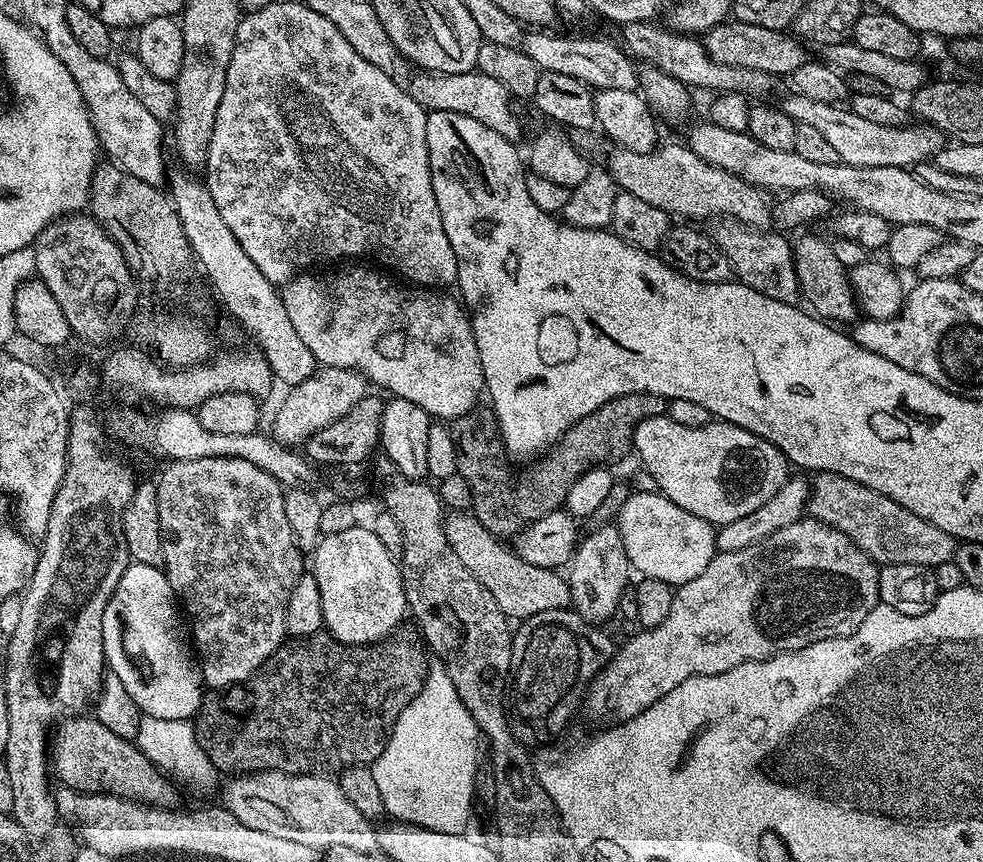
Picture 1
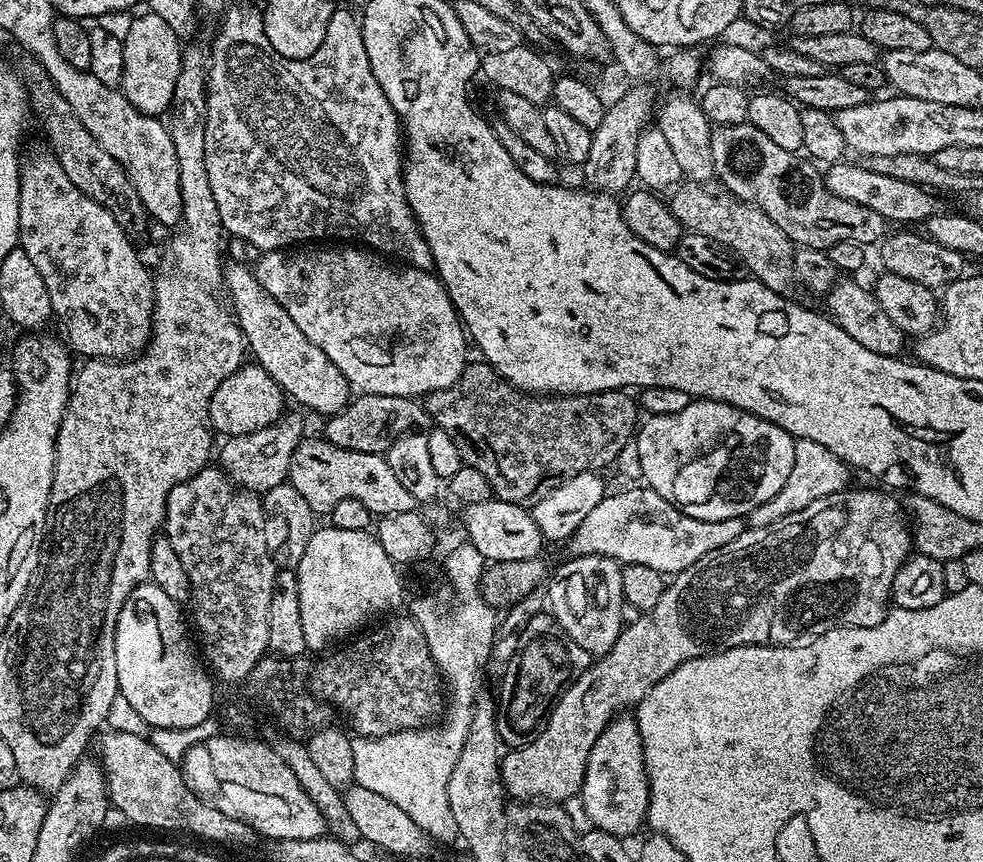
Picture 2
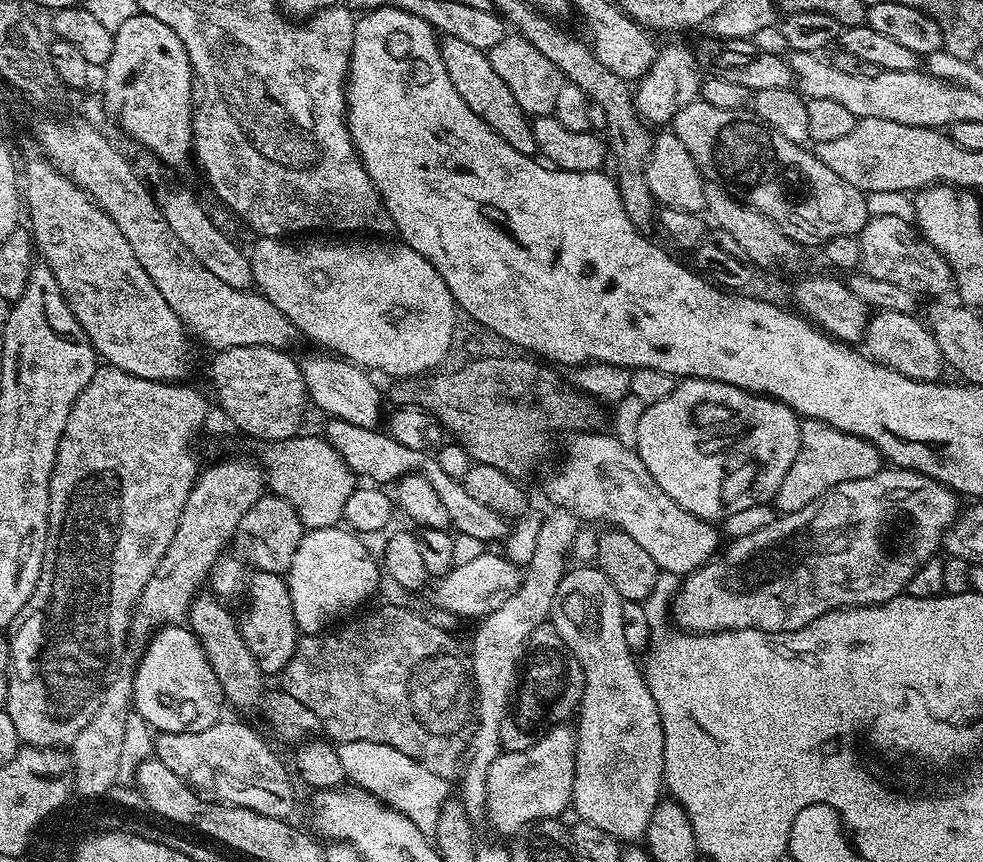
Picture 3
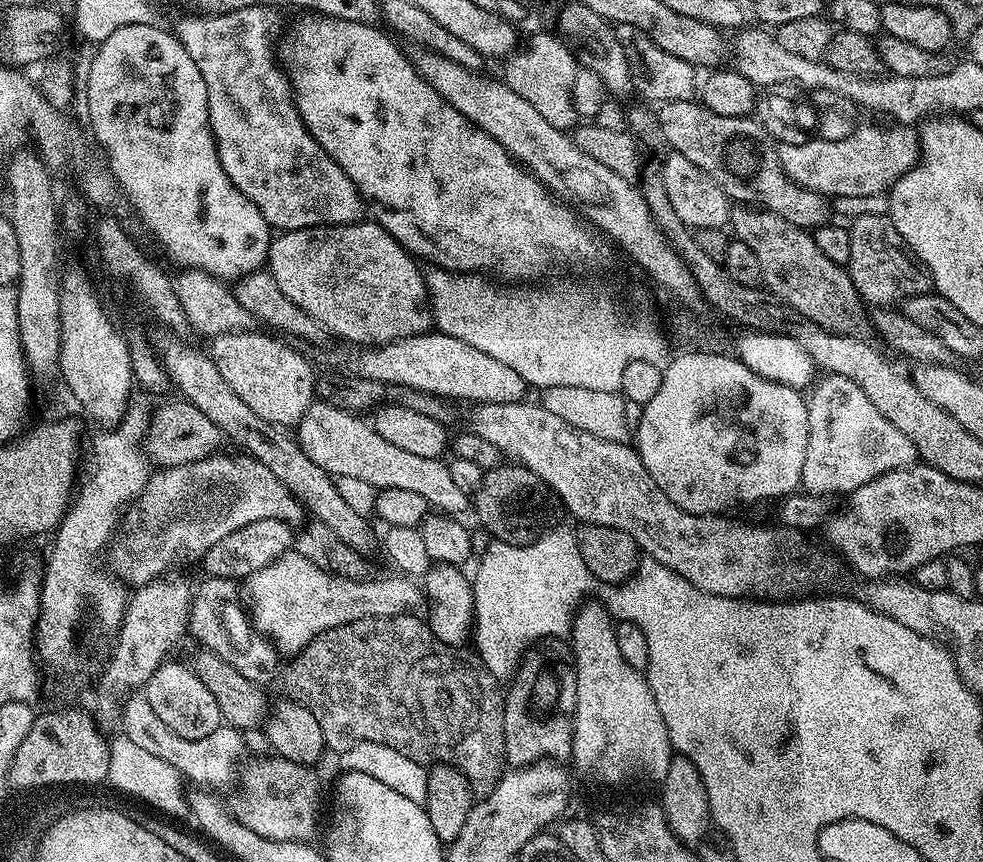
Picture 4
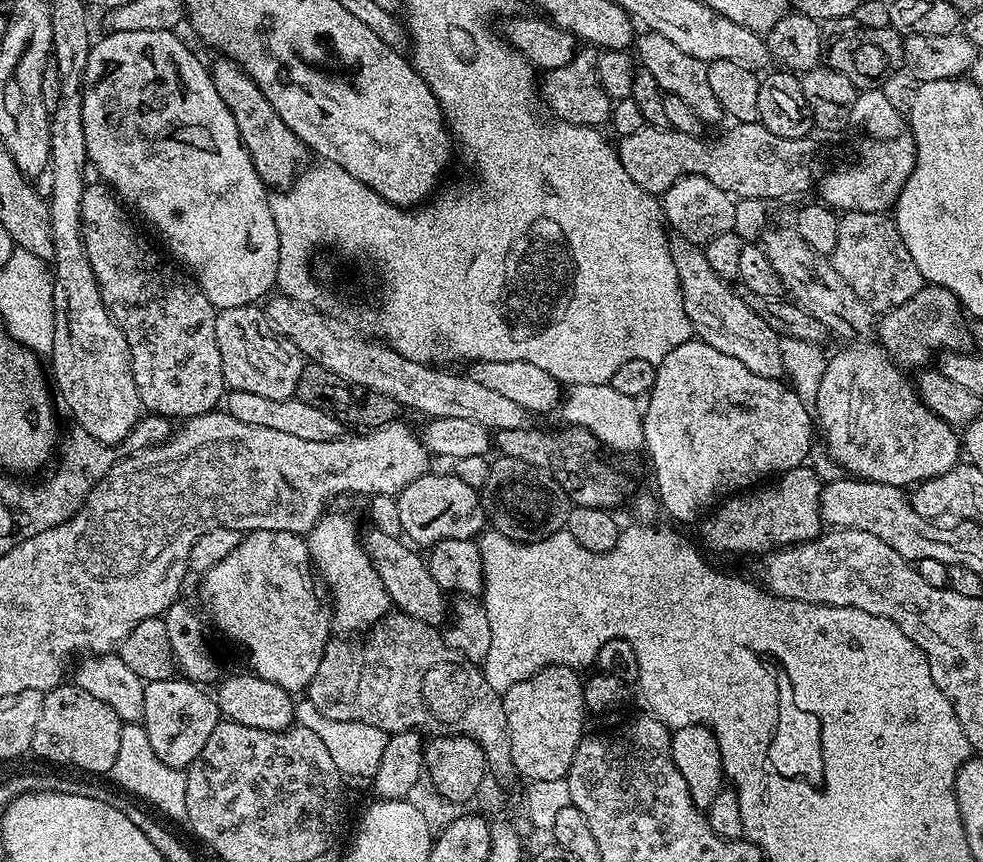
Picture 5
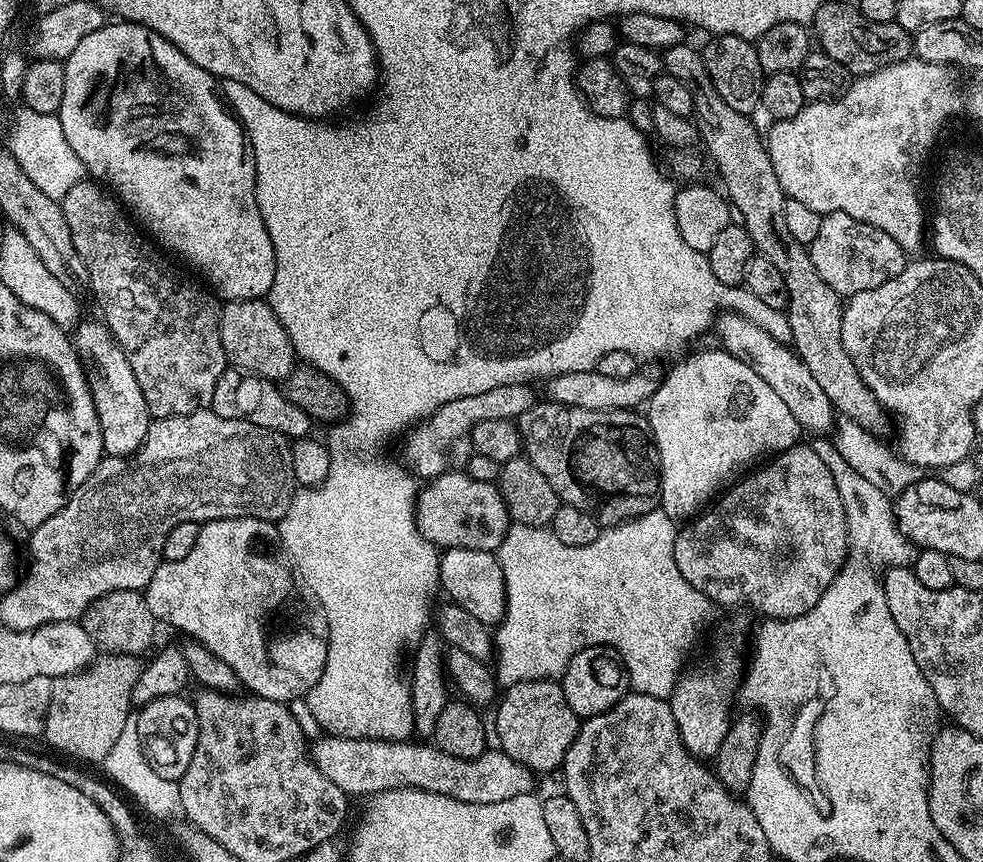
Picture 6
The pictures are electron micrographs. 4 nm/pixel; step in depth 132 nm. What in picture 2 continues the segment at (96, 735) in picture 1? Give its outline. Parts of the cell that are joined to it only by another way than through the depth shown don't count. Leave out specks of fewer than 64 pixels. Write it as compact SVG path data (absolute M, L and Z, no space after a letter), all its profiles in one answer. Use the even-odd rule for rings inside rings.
M108 730L99 740L98 763L104 769L108 783L108 799L111 807L115 811L117 808L130 823L145 824L148 828L165 828L168 832L176 832L181 828L192 836L201 836L216 844L251 842L254 829L238 818L222 814L222 810L206 803L194 790L190 790L181 765L166 758L166 754L161 754L158 746L154 746L147 735Z

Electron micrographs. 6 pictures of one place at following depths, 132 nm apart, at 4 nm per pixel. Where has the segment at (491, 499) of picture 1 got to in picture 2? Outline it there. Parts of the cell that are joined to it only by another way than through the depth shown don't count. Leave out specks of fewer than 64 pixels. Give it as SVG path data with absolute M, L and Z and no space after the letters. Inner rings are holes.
M487 362L469 363L458 382L446 390L430 392L423 397L422 407L433 420L435 427L446 430L458 446L465 465L478 474L486 474L495 499L511 504L527 505L562 485L576 474L599 473L602 468L612 468L622 451L622 446L634 438L638 428L638 404L627 391L613 390L581 396L550 396L525 394L509 380L503 380Z

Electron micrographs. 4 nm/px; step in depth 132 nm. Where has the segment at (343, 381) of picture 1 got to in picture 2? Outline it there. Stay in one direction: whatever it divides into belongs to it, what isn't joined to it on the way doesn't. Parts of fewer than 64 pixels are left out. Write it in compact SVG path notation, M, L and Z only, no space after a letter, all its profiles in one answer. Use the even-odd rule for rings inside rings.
M289 411L262 430L254 430L254 434L230 436L223 441L224 445L221 448L219 445L219 467L224 469L224 473L232 479L233 484L243 488L246 492L263 494L287 481L290 458L294 458L294 450L306 436L304 420L299 416L301 413L291 412Z

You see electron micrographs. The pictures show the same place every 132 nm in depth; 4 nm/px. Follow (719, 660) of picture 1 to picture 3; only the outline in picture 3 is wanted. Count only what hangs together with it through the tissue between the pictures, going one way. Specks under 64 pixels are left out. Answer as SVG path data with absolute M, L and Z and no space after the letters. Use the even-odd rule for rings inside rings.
M895 466L881 467L880 471L870 474L870 478L858 478L854 482L842 482L838 486L834 486L826 494L822 494L814 502L810 502L810 506L802 506L802 510L794 510L793 512L785 512L777 515L770 522L770 526L762 526L762 530L757 530L754 534L746 534L745 536L735 537L731 541L732 544L728 549L717 551L716 555L708 560L701 568L696 568L689 572L687 576L683 577L682 583L677 587L675 596L670 601L670 616L674 621L676 619L675 627L685 632L693 634L697 632L725 632L726 630L738 630L739 628L757 628L758 630L766 630L767 632L793 632L799 628L806 627L810 622L814 622L814 618L822 618L822 614L833 612L839 608L866 608L869 604L885 604L890 598L901 595L907 589L910 578L914 578L914 570L918 570L918 566L922 566L922 562L933 559L937 555L938 549L941 547L944 532L956 520L958 513L961 511L962 504L955 492L946 487L945 484L939 484L934 478L926 478L917 472L911 472L905 468L897 468ZM568 726L551 728L542 739L534 742L534 746L526 750L501 751L500 756L494 758L494 762L490 762L490 770L486 774L486 820L492 823L493 830L501 832L502 835L508 836L507 838L512 838L538 820L563 817L563 812L569 811L572 802L572 787L576 777L575 757L576 733Z

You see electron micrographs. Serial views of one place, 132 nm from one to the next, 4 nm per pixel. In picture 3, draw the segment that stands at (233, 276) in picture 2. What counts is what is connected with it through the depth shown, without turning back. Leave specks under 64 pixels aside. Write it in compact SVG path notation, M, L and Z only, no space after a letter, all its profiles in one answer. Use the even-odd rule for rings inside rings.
M330 354L320 355L324 356L308 356L299 361L308 400L316 403L325 412L325 417L363 428L376 428L380 420L380 392L372 381L375 379L349 360L335 358Z

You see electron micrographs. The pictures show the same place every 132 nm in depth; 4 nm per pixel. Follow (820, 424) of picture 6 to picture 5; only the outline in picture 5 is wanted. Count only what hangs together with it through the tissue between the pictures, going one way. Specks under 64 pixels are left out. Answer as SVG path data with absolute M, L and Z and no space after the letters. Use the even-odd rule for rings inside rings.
M673 235L669 239L669 248L671 260L678 272L683 309L691 322L693 335L714 350L738 359L738 362L742 362L748 370L759 377L779 379L784 370L780 334L774 331L752 307L746 305L727 281L718 278L711 269L710 262L706 261L703 247L681 236Z

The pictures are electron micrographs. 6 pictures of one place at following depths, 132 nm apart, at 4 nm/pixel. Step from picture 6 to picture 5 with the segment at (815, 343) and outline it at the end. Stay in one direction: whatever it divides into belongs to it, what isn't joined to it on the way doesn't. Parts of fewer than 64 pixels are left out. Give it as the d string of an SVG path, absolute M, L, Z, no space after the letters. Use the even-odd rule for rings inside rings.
M647 30L641 33L635 41L634 52L638 60L638 55L640 55L640 60L644 63L641 64L643 71L654 74L654 79L657 80L658 86L665 94L682 98L682 102L686 102L686 106L694 110L701 125L708 126L708 124L718 123L719 120L723 121L725 114L714 94L714 89L710 86L708 64L698 58L690 58L690 54L678 50L678 46L674 46L674 42L670 42L667 38L662 38L662 34Z

